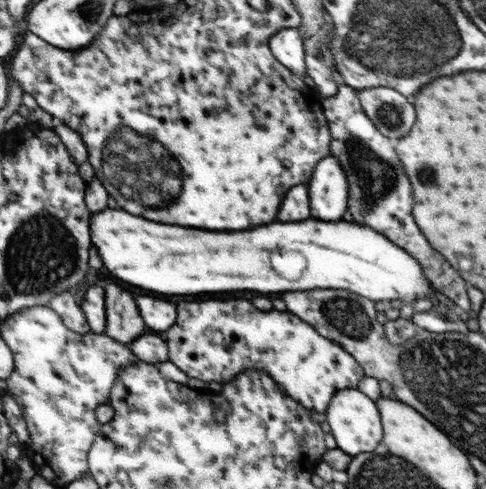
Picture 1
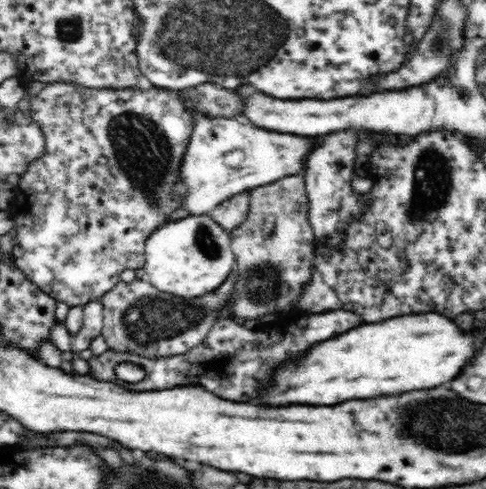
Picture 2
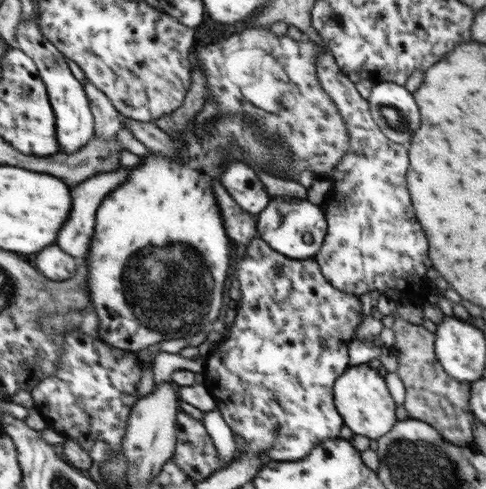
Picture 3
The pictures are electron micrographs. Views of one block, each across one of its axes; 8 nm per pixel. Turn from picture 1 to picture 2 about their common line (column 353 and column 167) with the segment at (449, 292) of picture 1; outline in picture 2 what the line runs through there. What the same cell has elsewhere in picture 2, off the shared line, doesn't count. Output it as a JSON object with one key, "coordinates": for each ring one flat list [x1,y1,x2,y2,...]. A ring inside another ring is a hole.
{"coordinates":[[48,82,50,88,46,88,36,100,30,100,30,116,32,120,42,128,42,134,46,136,46,150,44,154,34,160,26,174,22,174,14,186,16,186,16,198,18,204,22,206,22,210,18,214,12,214,14,220,14,262,18,266,20,272,24,272,26,280,30,280,32,284,36,284,40,290,44,290,50,298,54,298,54,302,64,302,68,308,80,308,86,306,88,302,100,302,102,296,110,294,120,282,122,282,122,274,126,270,138,272,144,268,146,262,146,240,150,238,150,234,154,230,158,230,160,226,168,224,172,220,172,214,176,210,184,208,184,196,178,192,180,184,182,184,182,162,186,156,186,148,190,144,190,136,194,132,194,118,184,112,184,106,178,98,178,92,168,90,168,88,82,88,78,84,64,84,64,82]]}

